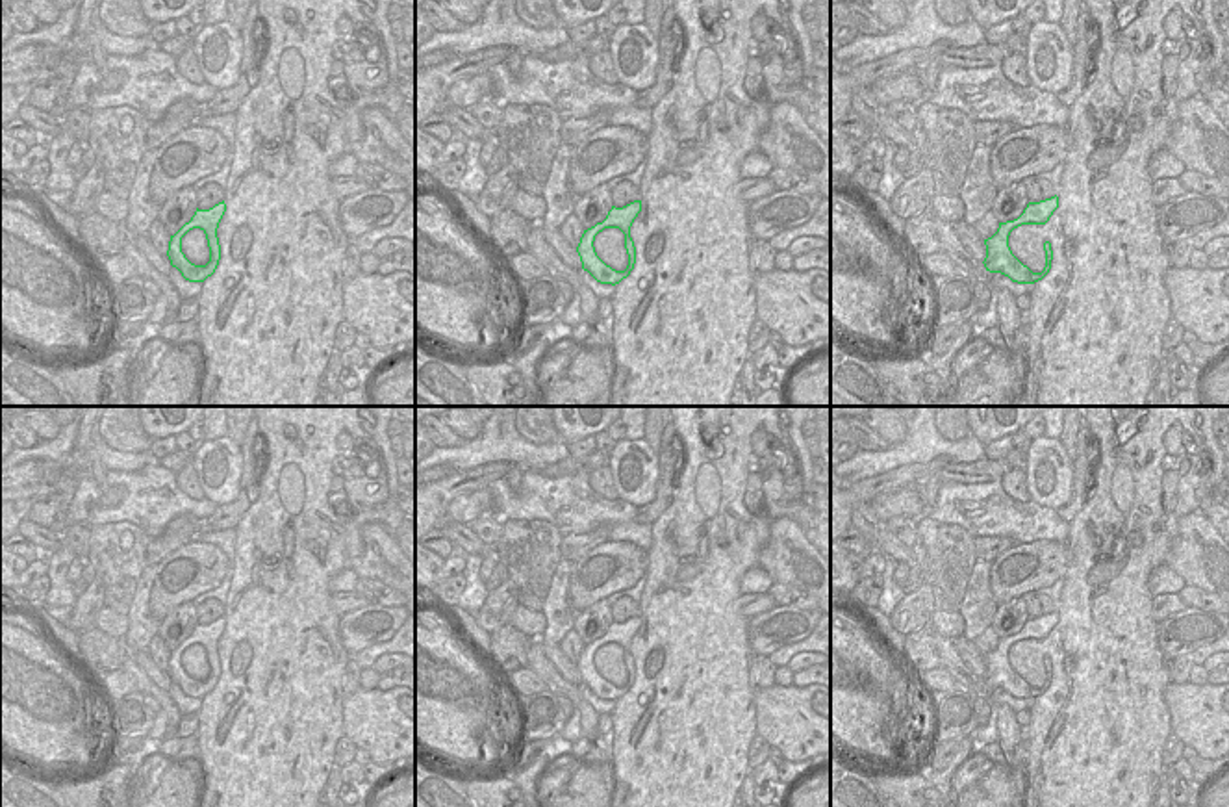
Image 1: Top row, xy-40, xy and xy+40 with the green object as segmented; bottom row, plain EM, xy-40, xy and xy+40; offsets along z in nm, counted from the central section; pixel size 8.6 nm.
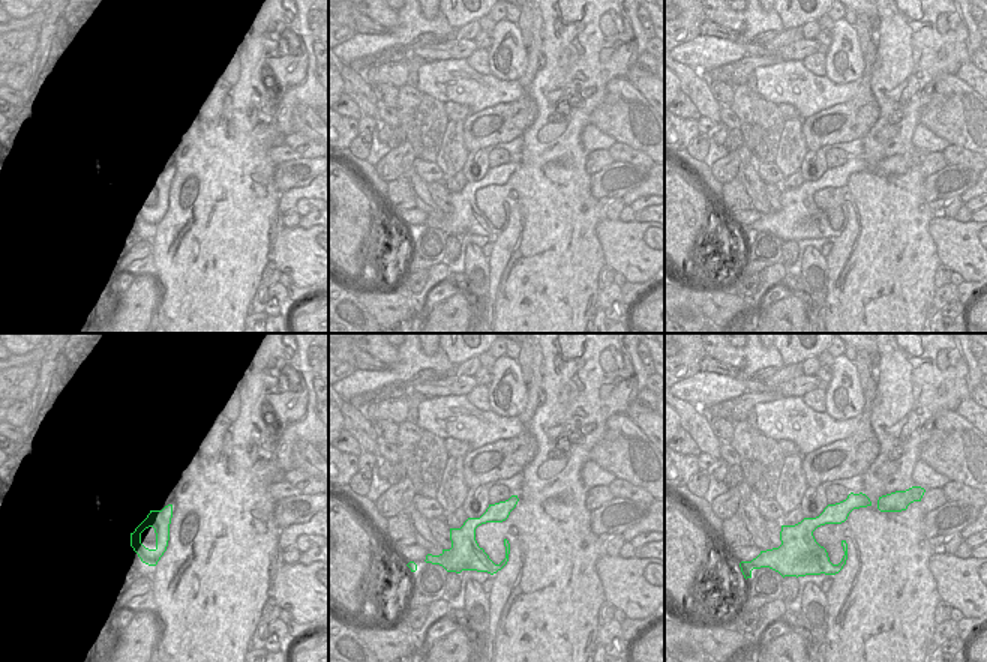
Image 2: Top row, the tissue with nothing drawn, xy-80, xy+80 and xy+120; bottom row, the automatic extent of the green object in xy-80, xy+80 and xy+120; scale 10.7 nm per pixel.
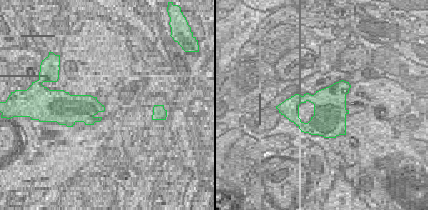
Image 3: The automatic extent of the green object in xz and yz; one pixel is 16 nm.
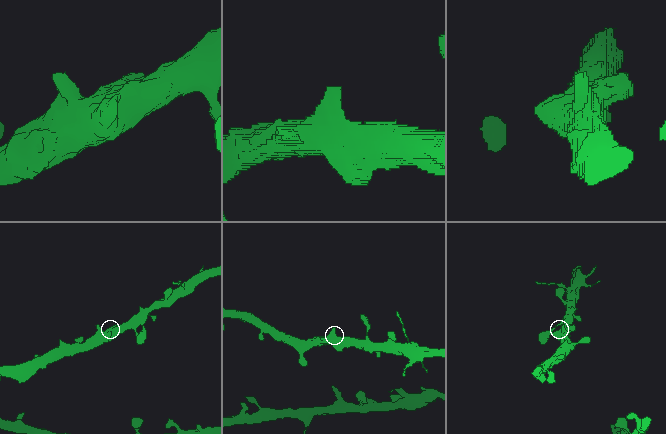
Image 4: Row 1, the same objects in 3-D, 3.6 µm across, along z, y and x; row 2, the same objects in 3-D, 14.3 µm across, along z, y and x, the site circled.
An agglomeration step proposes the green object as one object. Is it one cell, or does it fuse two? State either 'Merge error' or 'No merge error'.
No merge error

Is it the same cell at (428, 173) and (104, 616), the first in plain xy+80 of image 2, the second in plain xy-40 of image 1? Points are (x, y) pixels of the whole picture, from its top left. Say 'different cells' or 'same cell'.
same cell

